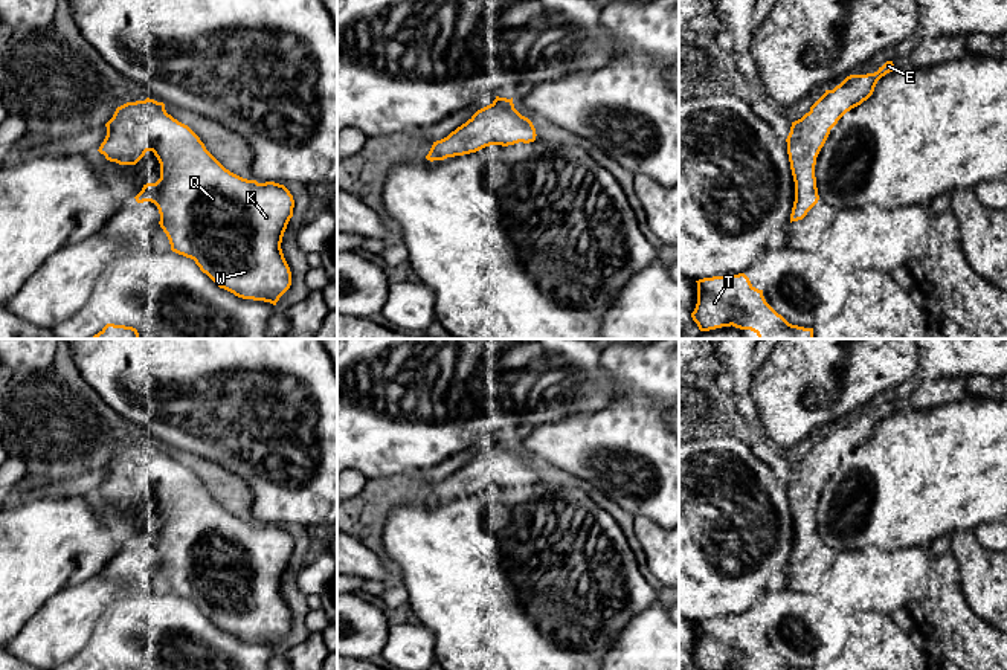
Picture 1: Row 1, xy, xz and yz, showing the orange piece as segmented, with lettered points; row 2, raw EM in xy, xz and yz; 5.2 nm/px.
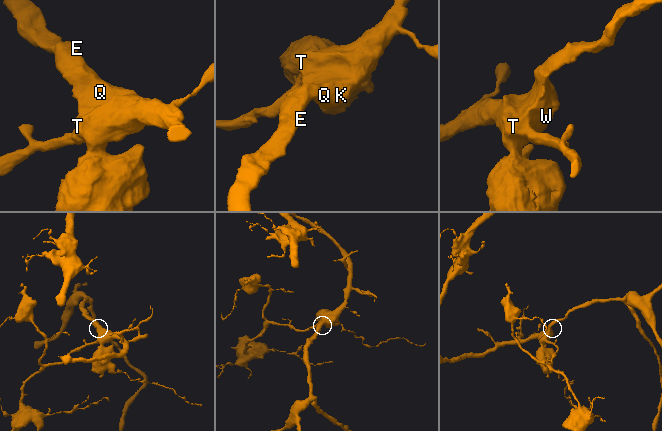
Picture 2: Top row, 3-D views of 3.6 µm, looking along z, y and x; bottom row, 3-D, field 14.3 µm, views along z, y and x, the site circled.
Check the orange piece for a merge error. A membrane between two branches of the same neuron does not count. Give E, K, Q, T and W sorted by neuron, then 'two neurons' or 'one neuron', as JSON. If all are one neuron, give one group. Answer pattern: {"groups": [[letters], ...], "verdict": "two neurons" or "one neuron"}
{"groups": [["E", "K", "Q", "T", "W"]], "verdict": "one neuron"}

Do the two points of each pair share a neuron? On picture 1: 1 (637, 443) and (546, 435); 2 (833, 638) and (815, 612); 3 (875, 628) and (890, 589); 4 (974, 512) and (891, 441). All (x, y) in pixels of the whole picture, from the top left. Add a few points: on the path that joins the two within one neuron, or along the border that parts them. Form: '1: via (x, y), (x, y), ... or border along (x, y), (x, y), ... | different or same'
1: via (614, 443), (569, 443) | same
2: via (827, 632), (815, 618) | same
3: border along (888, 614), (856, 611), (846, 617) | different
4: via (954, 492), (936, 473), (923, 473), (911, 461) | same

